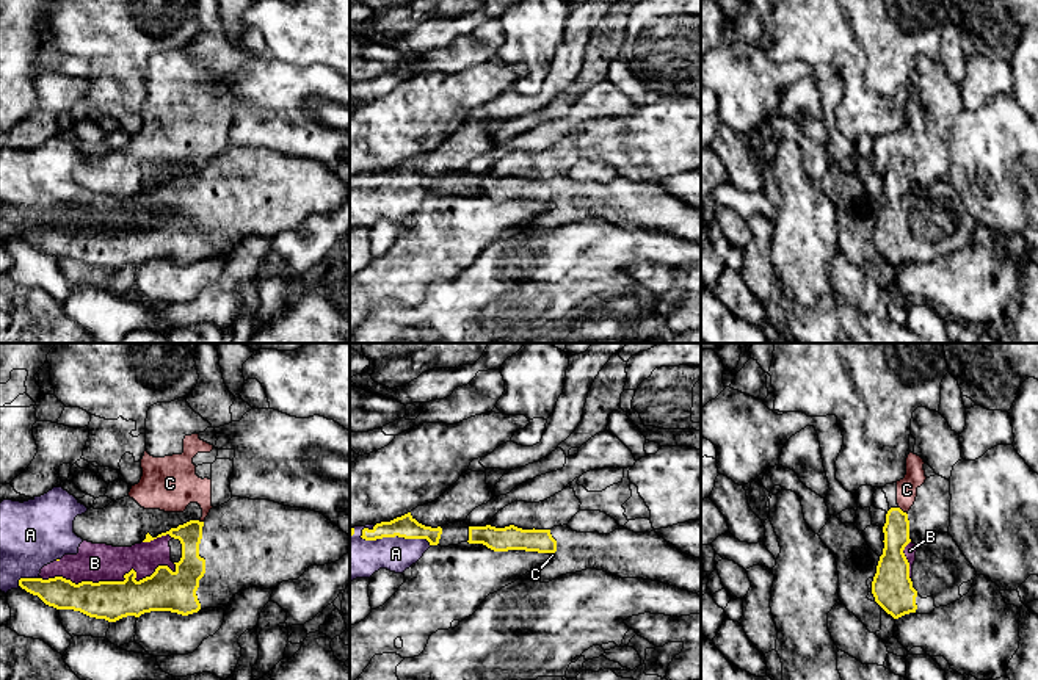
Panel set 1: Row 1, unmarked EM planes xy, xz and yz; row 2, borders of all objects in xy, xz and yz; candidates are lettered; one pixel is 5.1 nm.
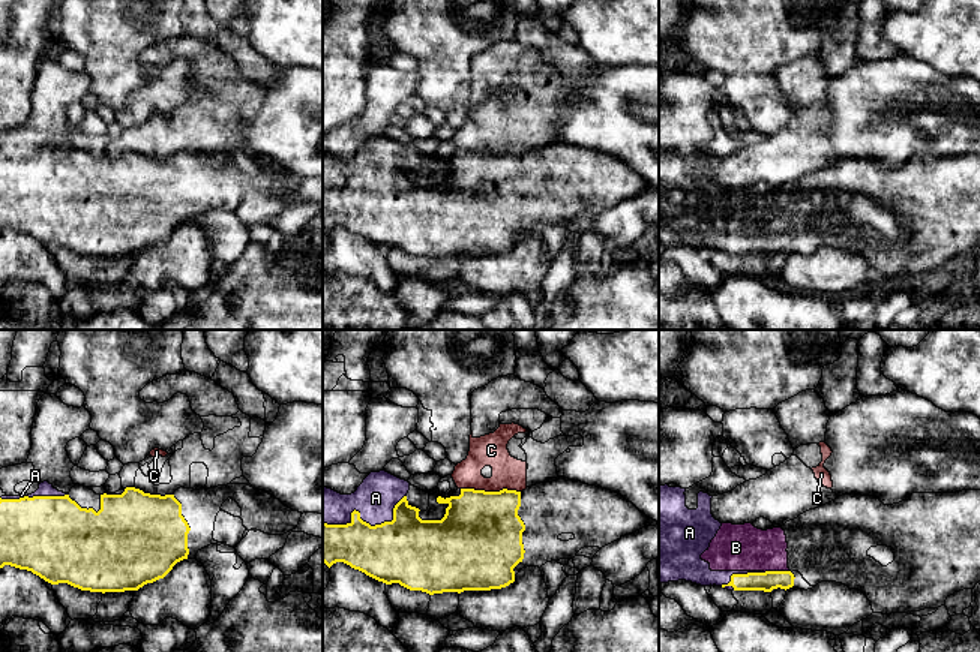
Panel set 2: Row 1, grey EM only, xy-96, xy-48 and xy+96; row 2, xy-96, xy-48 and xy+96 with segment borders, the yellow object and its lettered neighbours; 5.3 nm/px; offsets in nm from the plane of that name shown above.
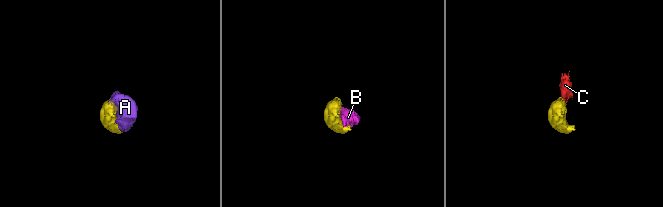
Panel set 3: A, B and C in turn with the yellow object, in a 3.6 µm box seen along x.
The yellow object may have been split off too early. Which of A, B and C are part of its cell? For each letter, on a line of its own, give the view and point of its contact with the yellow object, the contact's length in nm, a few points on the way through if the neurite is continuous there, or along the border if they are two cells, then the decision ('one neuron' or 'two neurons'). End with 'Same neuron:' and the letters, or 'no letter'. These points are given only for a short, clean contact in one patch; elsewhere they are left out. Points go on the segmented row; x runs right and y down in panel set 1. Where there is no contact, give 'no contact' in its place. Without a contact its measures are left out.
A: contact xz (395, 535); length 380 nm; one neuron
B: contact xy (115, 582); length 700 nm; one neuron
C: contact yz (902, 511); length 60 nm; border yz (899, 506), (907, 514); two neurons
Same neuron: A, B

